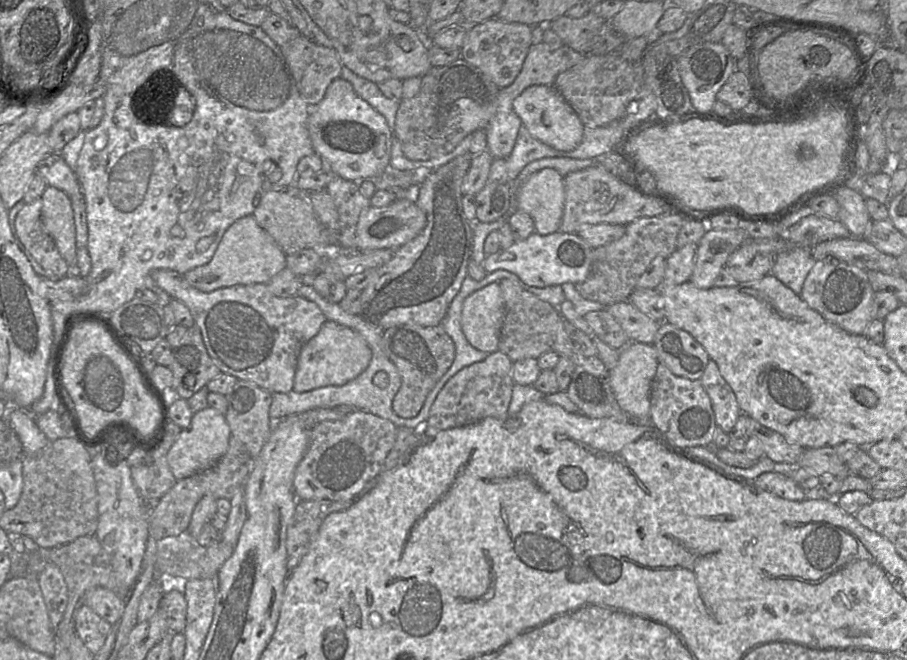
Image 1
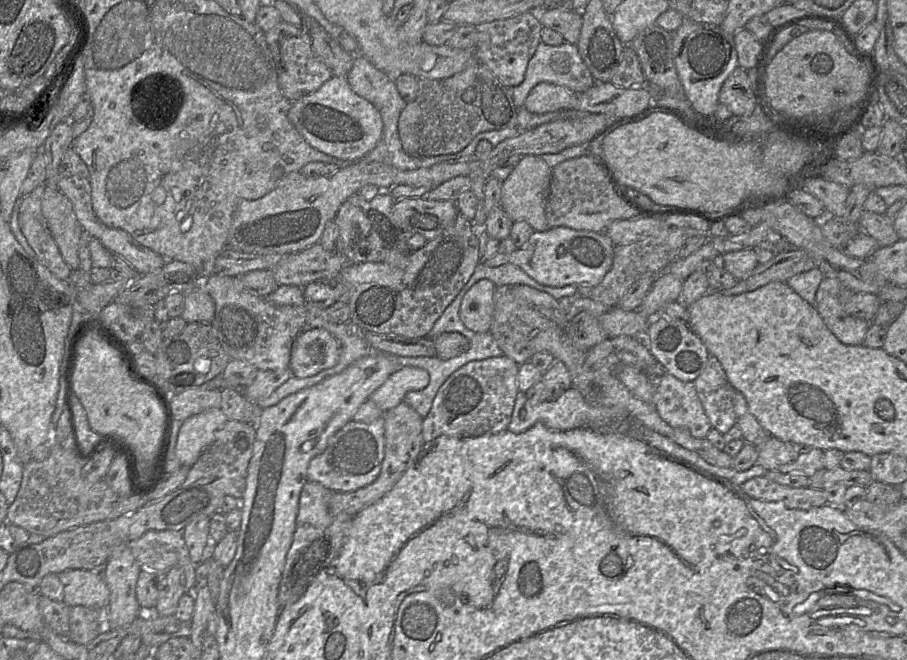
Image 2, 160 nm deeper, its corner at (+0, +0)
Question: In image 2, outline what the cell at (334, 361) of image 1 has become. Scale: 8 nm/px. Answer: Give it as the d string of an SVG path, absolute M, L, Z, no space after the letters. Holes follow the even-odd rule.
M305 328L294 340L290 354L291 375L314 376L334 367L340 357L339 340L323 328Z

